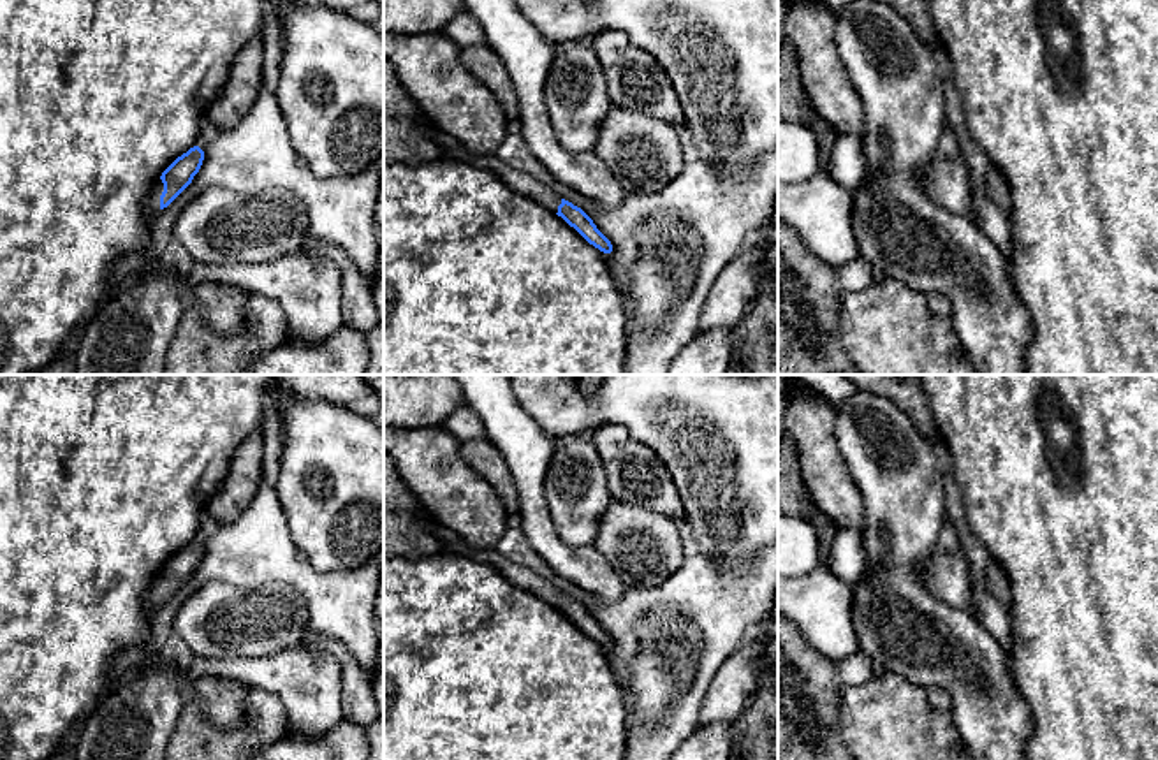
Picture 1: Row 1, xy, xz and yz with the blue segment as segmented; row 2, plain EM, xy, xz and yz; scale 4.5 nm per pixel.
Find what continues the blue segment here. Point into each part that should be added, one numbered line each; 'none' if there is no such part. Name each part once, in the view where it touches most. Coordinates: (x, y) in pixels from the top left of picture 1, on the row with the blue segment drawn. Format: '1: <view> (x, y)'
1: xy (153, 199)

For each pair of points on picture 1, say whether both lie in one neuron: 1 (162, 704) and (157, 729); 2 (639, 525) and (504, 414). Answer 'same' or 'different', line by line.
1: same
2: different

